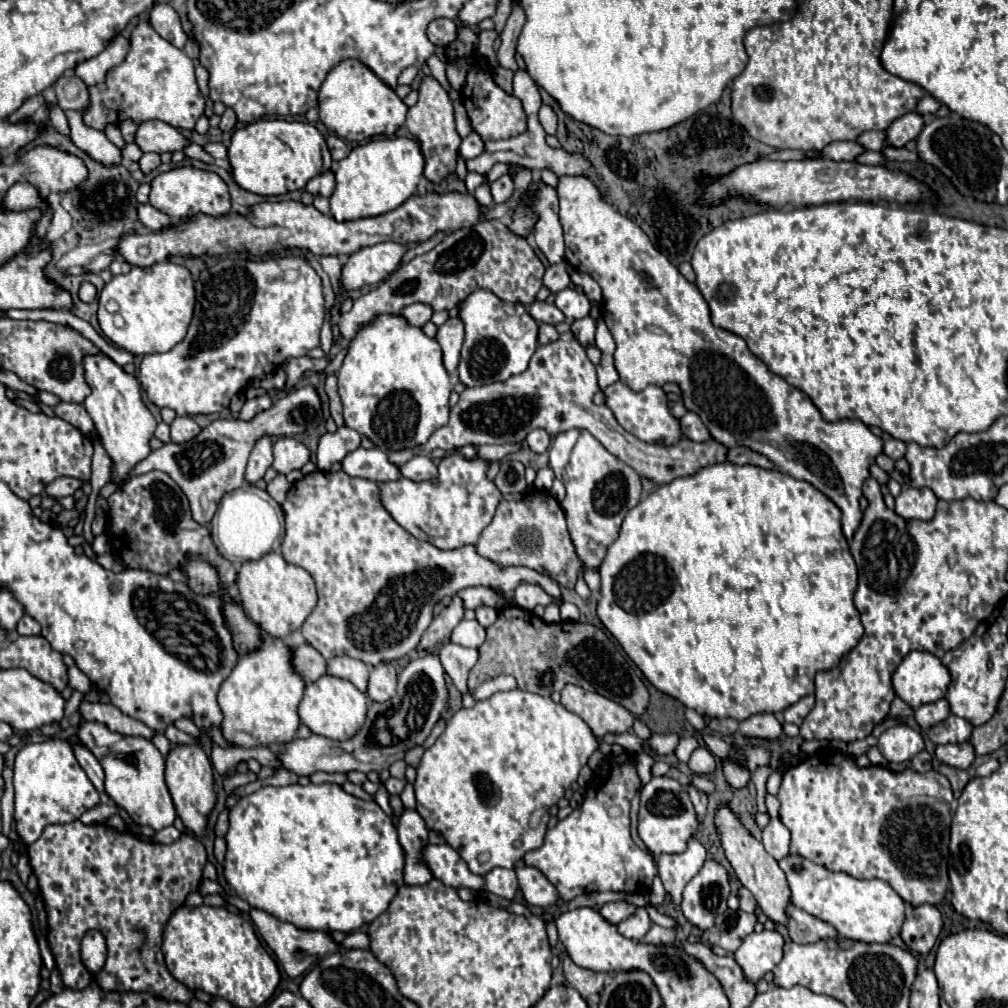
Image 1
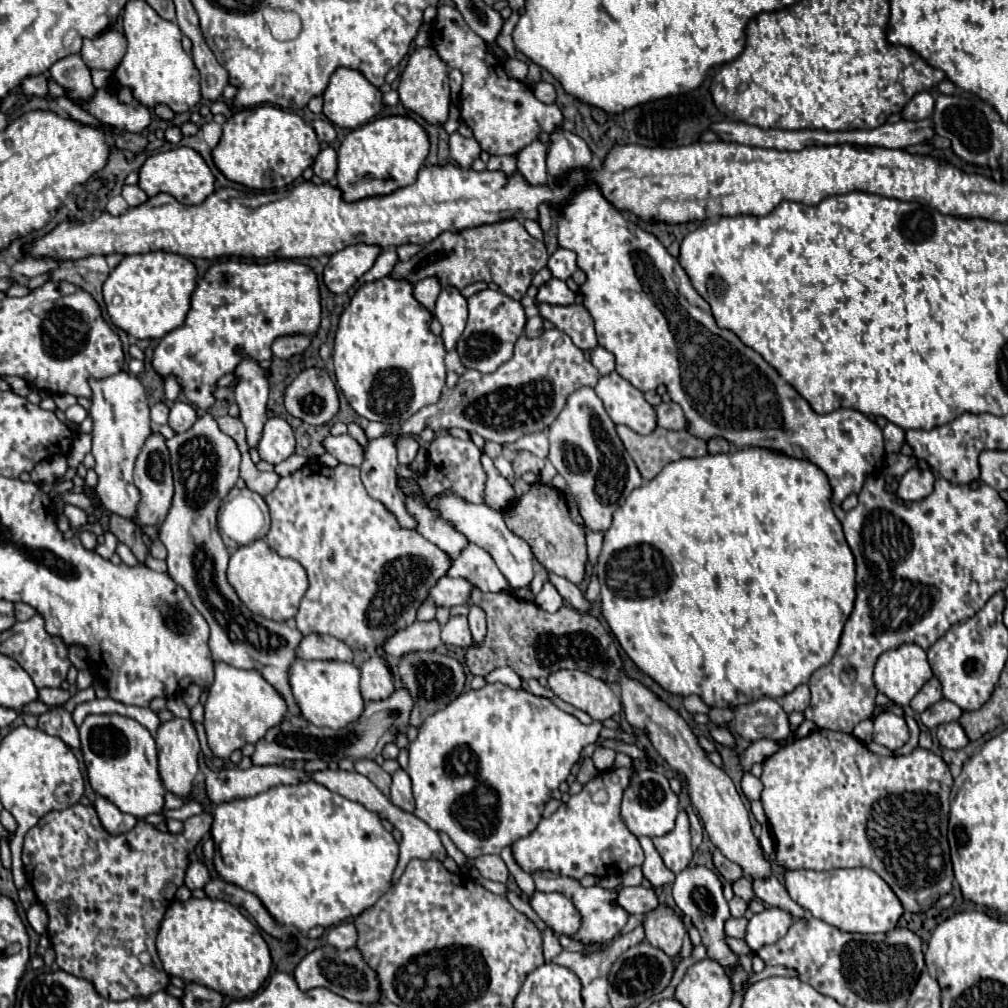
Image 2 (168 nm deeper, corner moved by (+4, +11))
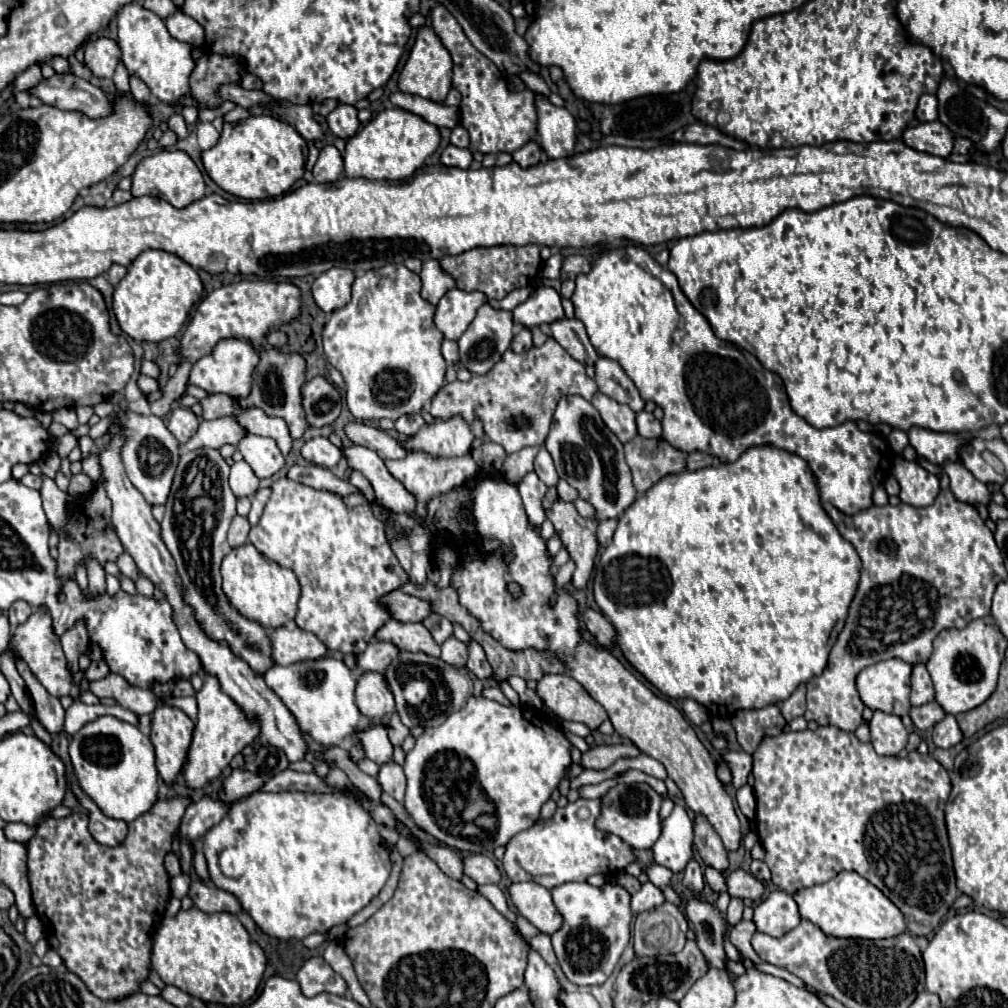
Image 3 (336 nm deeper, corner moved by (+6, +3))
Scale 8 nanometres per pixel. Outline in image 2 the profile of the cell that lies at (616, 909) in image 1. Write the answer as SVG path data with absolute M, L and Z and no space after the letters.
M620 887L616 903L626 909L628 913L648 913L650 909L658 907L658 899L654 895L654 889L644 887Z

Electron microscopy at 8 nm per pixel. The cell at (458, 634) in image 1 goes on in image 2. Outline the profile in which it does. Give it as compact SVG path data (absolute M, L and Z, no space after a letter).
M454 615L448 619L448 623L442 627L442 641L448 645L458 645L458 647L472 645L470 627L464 615Z

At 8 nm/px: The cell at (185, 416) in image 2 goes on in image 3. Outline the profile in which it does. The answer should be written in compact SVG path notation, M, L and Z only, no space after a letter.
M176 407L172 409L170 413L170 421L168 421L168 429L170 433L180 441L180 443L186 443L198 429L198 417L186 409L186 407Z

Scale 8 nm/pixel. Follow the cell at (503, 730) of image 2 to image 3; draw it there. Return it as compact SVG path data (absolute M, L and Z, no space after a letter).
M470 697L468 703L452 713L452 717L448 717L442 725L438 727L428 727L418 739L416 739L416 745L414 749L406 755L406 763L404 763L404 773L406 773L406 797L404 797L404 807L408 811L408 815L414 819L414 823L424 829L426 833L430 833L432 837L436 837L438 841L450 845L450 847L456 847L460 851L466 851L466 853L492 853L496 847L500 845L506 845L516 833L532 827L540 815L540 807L550 799L552 791L558 787L560 779L564 777L566 769L570 767L572 763L572 757L570 757L570 743L568 739L562 735L562 731L552 725L550 721L542 719L540 715L536 713L530 713L526 715L526 711L522 707L504 707L496 701L490 701L486 697Z

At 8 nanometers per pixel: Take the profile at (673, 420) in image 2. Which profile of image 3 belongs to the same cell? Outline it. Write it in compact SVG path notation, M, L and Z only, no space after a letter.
M646 411L636 413L636 427L638 427L638 435L648 437L648 439L660 439L660 435L662 435L660 421L654 419L654 415L646 413Z

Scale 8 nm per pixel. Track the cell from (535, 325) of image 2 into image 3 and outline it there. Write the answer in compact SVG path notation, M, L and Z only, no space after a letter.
M522 329L514 339L512 339L512 351L514 353L522 353L522 351L528 351L532 347L532 333L528 329Z

